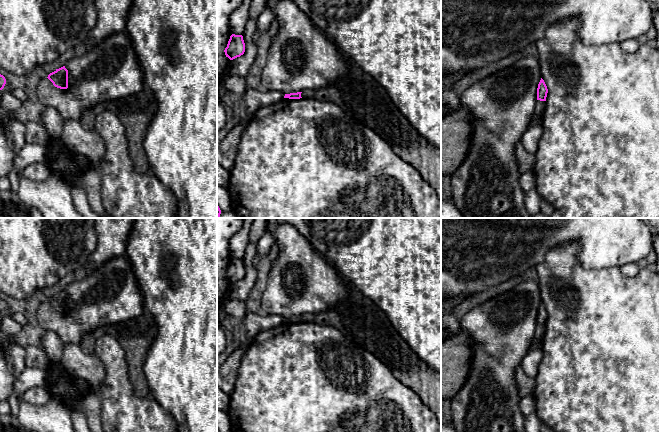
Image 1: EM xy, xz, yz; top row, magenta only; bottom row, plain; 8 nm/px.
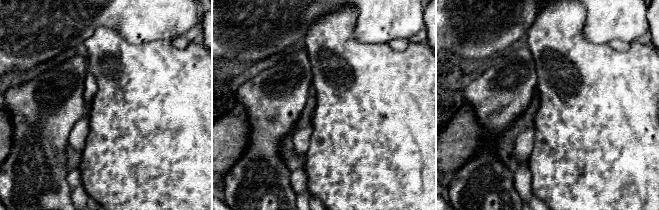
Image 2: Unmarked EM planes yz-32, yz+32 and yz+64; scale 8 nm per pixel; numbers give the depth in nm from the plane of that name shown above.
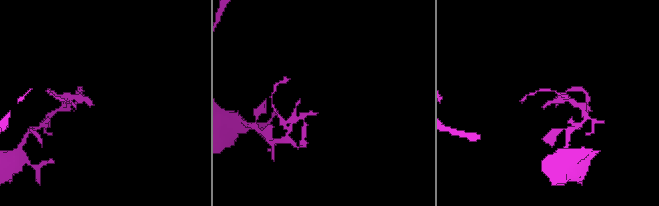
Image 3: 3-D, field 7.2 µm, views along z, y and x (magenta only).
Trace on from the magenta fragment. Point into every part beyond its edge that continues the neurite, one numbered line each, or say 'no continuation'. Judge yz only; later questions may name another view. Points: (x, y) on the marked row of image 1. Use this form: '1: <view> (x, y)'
no continuation

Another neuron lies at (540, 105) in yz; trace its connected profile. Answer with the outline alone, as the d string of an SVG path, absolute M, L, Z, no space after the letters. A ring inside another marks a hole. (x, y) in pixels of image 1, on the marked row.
M537 100L536 111L529 125L535 125L541 122L545 106L546 106L546 101Z

